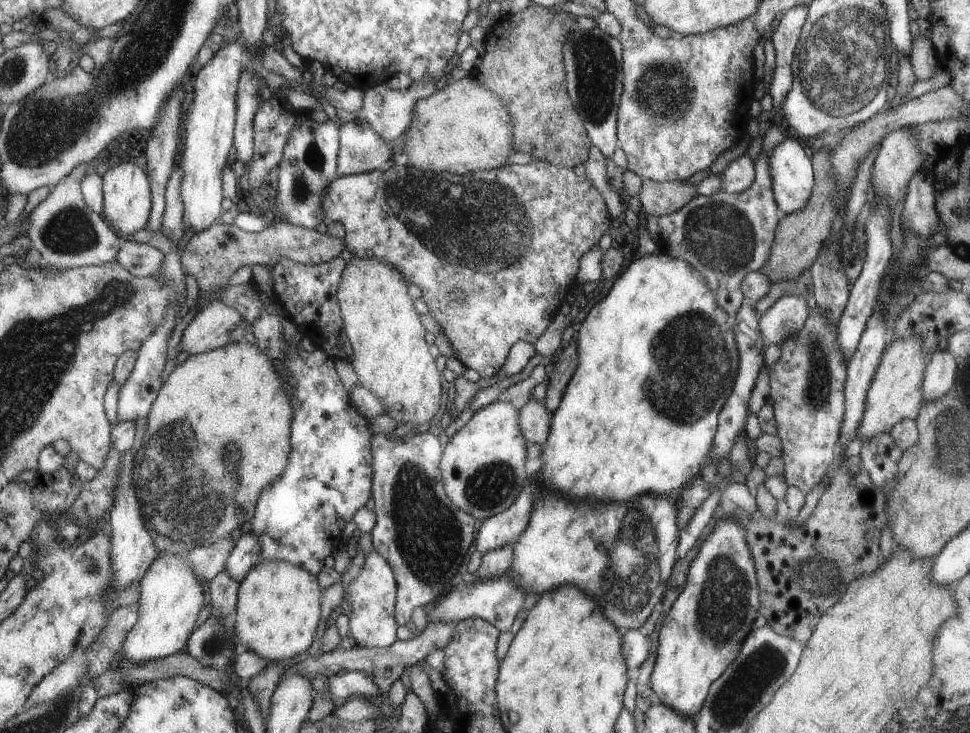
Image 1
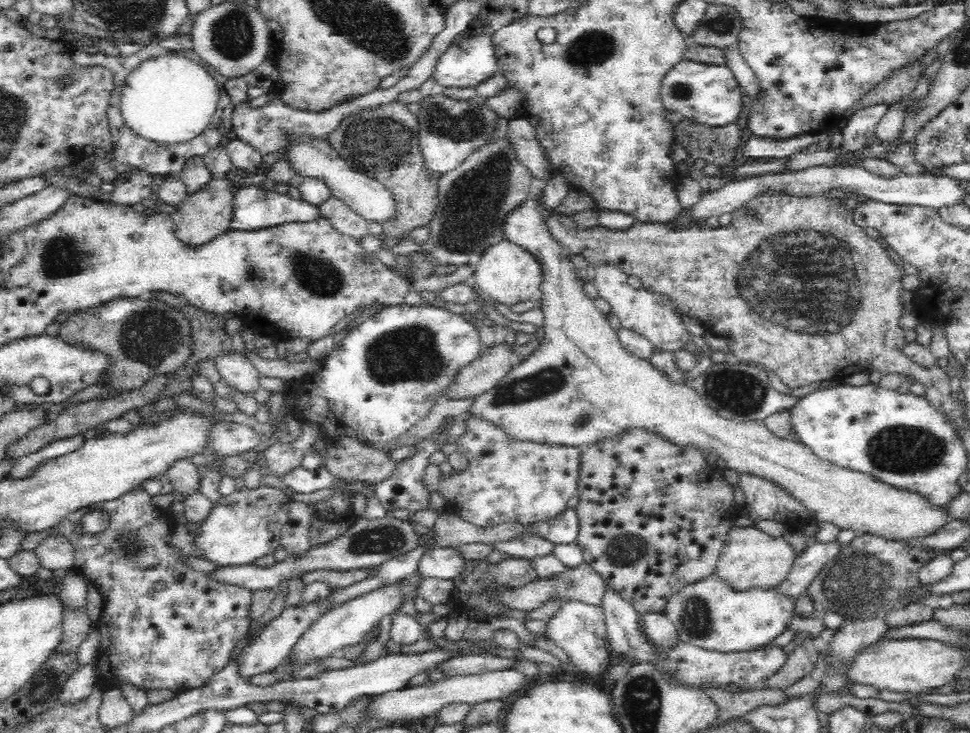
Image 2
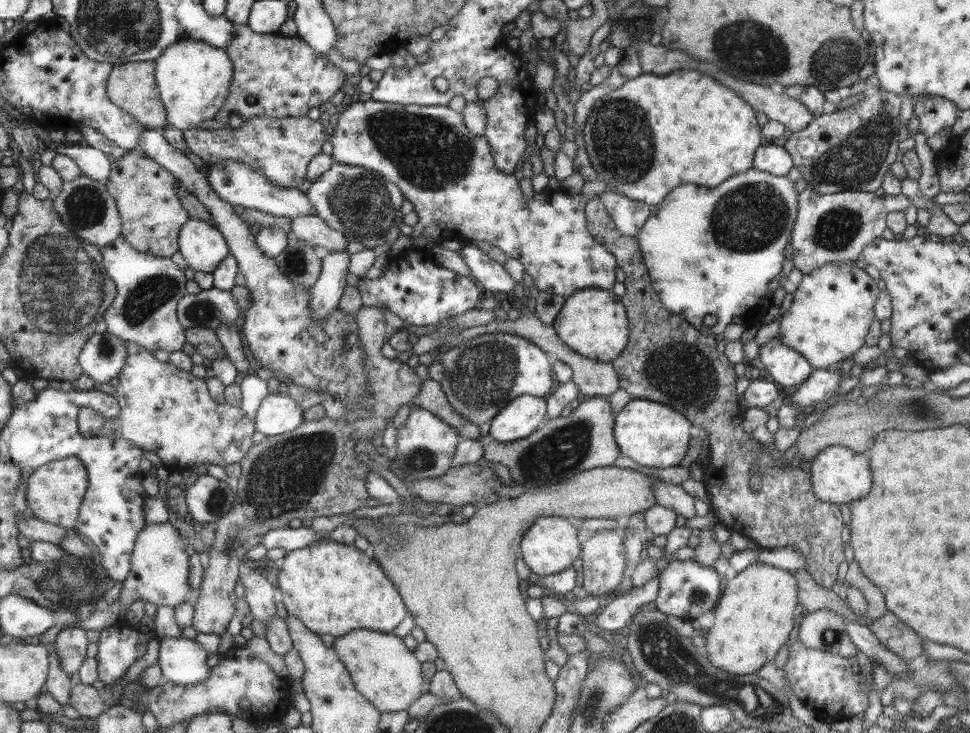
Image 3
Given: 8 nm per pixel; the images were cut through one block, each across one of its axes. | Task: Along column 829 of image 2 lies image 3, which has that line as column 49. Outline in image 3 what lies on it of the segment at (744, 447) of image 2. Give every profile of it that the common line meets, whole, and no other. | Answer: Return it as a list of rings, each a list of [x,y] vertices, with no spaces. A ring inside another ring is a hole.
[[[71,456],[63,460],[51,461],[34,471],[29,478],[27,501],[35,516],[40,519],[68,529],[75,529],[89,486],[90,478],[85,463],[81,458]]]

